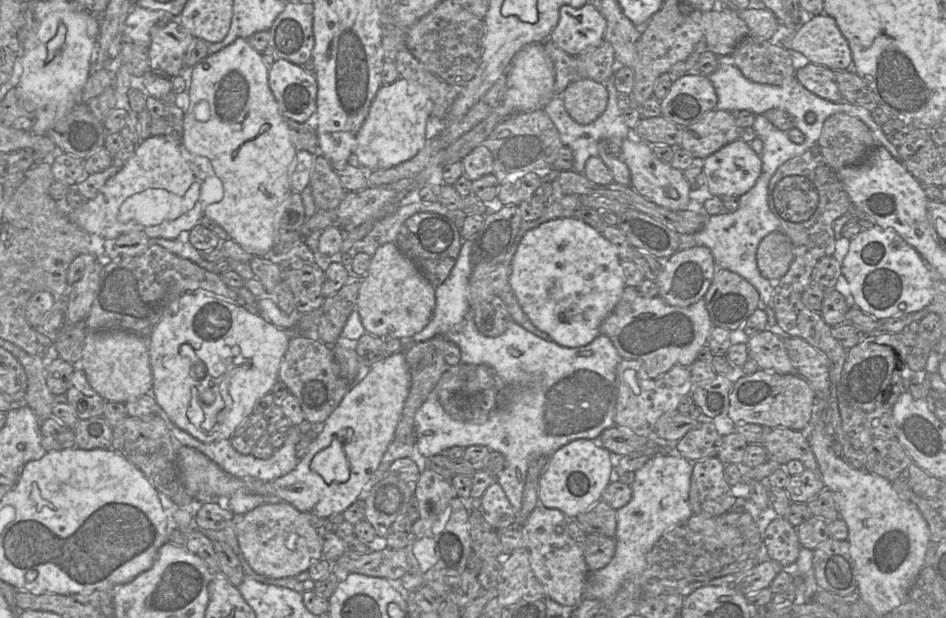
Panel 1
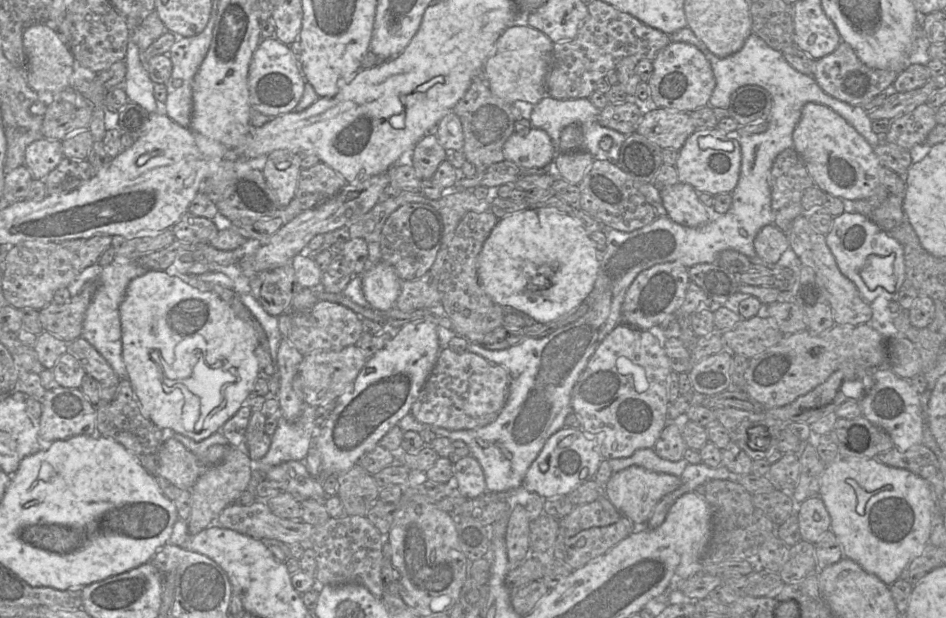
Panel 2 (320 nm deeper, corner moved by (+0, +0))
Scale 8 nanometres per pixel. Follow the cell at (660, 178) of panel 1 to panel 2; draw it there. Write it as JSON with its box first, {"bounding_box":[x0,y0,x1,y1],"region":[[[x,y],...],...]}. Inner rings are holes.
{"bounding_box":[660,183,713,228],"region":[[[677,183],[660,189],[662,204],[673,222],[689,228],[707,223],[713,216],[689,184]]]}

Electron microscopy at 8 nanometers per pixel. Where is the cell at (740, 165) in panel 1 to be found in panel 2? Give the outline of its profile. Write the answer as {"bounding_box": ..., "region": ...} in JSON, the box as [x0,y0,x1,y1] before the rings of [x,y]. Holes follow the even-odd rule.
{"bounding_box":[675,128,741,195],"region":[[[716,128],[696,129],[679,150],[675,164],[679,183],[691,185],[696,191],[712,195],[731,193],[736,187],[741,170],[741,147],[739,141],[729,139]]]}

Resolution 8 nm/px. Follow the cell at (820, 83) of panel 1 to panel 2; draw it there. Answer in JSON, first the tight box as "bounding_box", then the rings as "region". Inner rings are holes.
{"bounding_box":[813,41,899,105],"region":[[[841,41],[834,52],[816,60],[813,78],[822,90],[832,97],[850,105],[863,105],[892,87],[899,73],[891,69],[869,68],[858,59],[849,44]]]}

